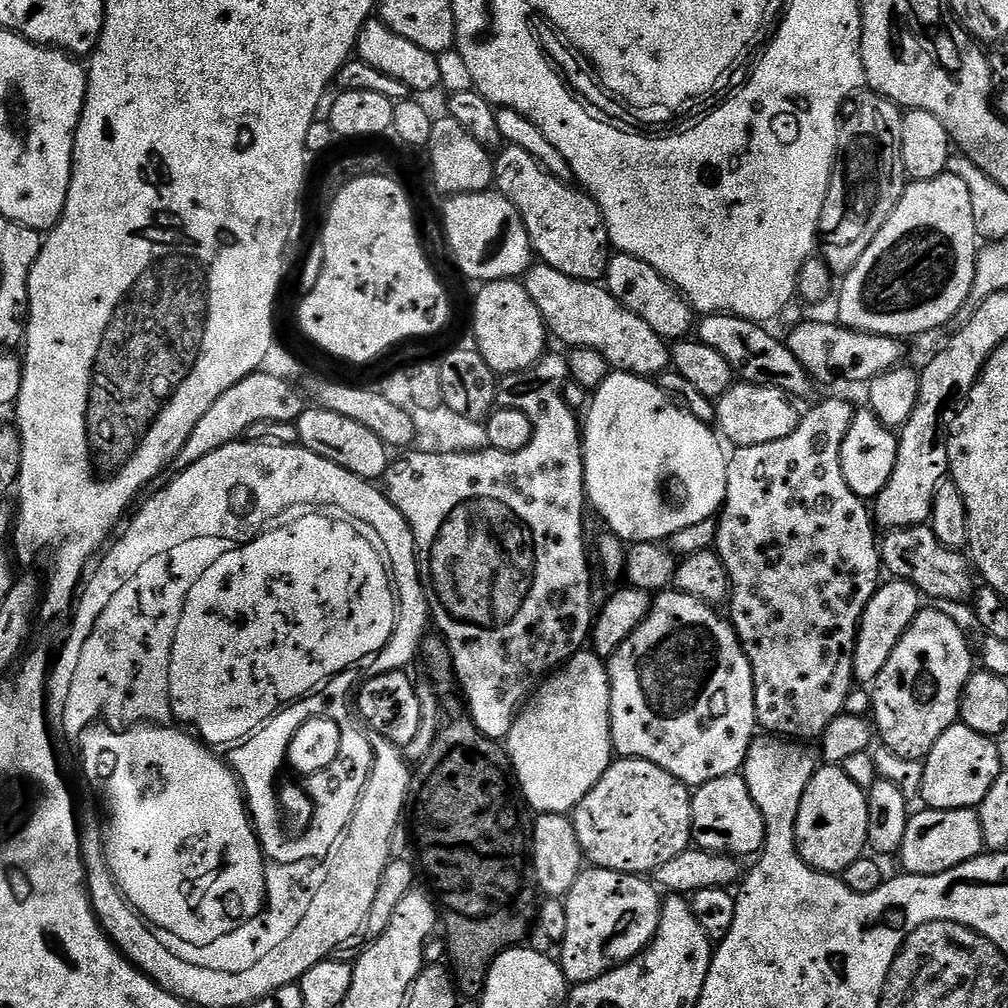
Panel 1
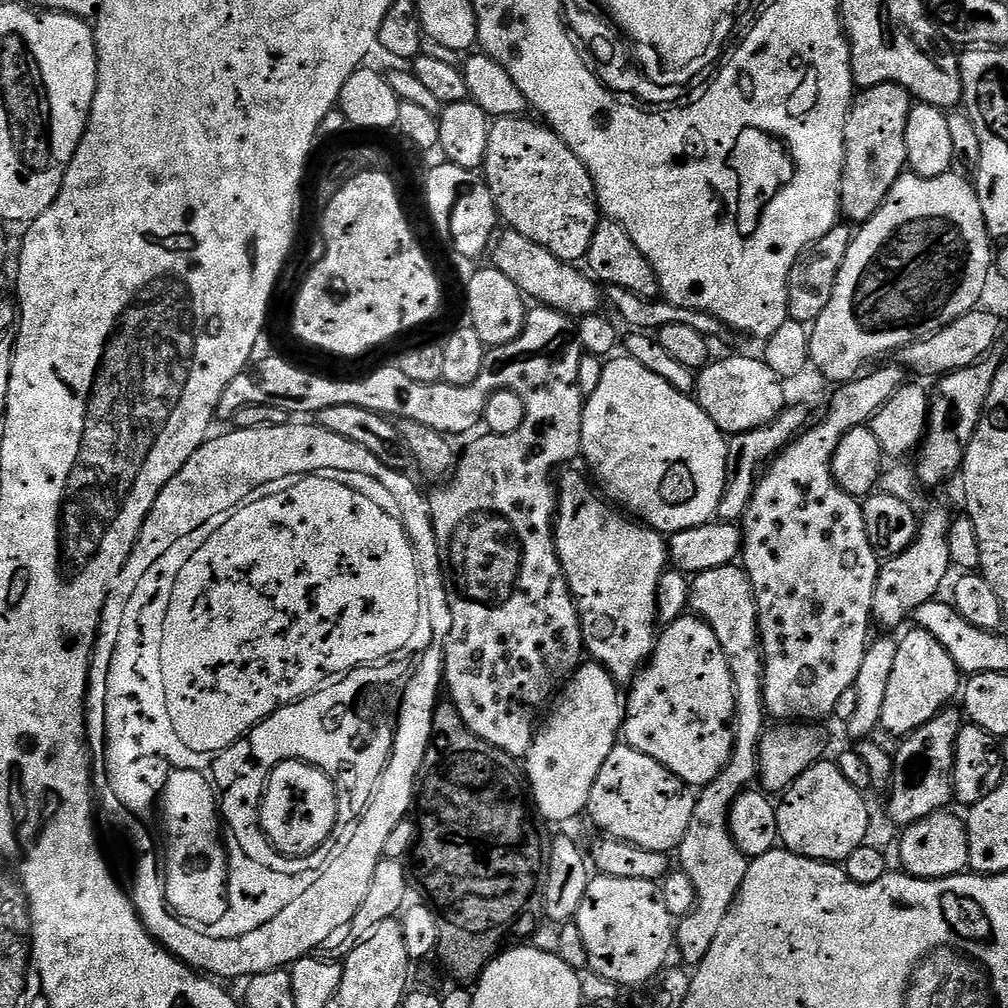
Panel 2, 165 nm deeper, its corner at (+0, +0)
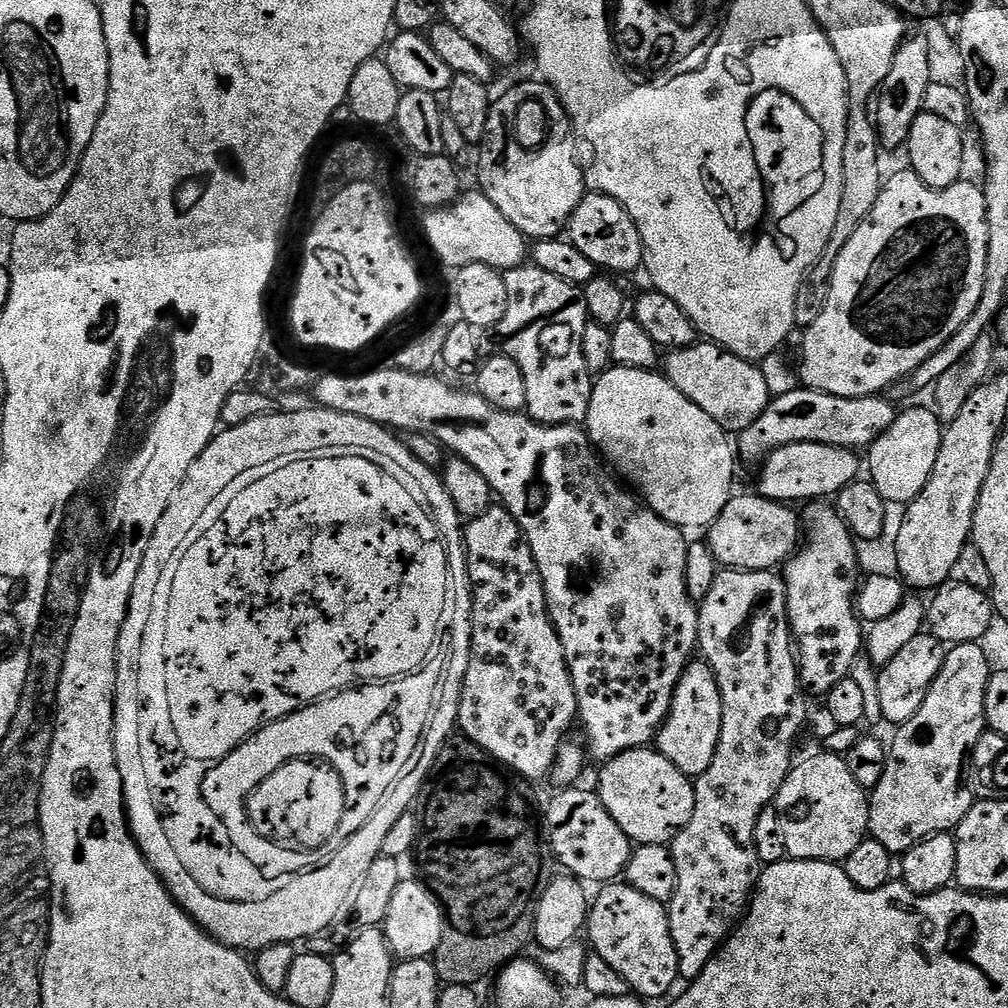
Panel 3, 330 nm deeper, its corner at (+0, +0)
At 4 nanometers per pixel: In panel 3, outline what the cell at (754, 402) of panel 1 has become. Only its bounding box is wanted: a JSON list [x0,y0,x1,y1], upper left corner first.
[662,342,770,434]

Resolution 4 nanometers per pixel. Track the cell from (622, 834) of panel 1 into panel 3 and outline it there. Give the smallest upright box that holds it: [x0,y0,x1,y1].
[598,747,696,845]

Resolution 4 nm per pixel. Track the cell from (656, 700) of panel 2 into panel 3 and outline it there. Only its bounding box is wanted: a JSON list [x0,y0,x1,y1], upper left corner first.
[654,658,722,778]

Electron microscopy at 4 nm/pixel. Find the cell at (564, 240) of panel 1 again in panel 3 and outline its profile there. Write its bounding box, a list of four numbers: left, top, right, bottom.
[478,79,586,242]

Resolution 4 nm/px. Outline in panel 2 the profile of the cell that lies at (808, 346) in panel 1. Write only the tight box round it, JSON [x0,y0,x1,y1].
[894,311,1001,378]

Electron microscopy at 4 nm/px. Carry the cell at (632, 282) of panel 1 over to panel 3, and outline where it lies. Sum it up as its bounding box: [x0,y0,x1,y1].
[566,191,644,274]

